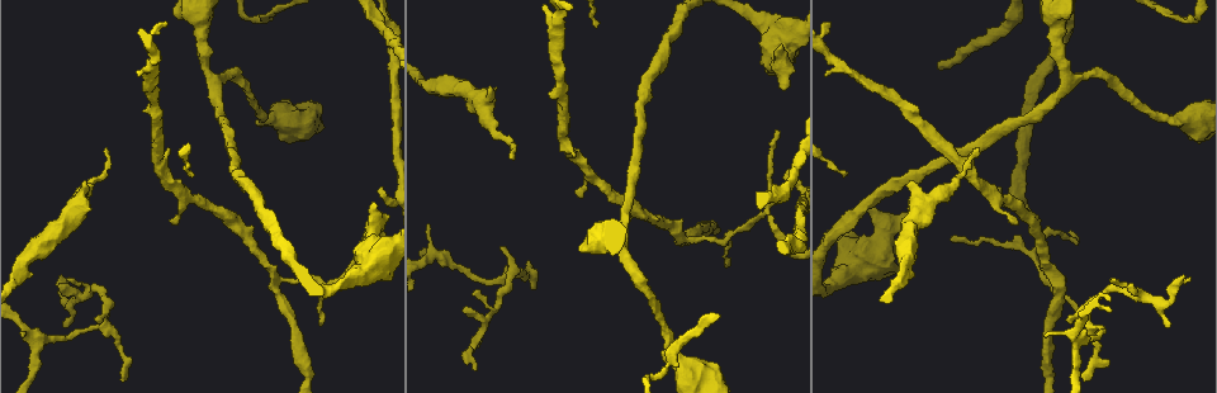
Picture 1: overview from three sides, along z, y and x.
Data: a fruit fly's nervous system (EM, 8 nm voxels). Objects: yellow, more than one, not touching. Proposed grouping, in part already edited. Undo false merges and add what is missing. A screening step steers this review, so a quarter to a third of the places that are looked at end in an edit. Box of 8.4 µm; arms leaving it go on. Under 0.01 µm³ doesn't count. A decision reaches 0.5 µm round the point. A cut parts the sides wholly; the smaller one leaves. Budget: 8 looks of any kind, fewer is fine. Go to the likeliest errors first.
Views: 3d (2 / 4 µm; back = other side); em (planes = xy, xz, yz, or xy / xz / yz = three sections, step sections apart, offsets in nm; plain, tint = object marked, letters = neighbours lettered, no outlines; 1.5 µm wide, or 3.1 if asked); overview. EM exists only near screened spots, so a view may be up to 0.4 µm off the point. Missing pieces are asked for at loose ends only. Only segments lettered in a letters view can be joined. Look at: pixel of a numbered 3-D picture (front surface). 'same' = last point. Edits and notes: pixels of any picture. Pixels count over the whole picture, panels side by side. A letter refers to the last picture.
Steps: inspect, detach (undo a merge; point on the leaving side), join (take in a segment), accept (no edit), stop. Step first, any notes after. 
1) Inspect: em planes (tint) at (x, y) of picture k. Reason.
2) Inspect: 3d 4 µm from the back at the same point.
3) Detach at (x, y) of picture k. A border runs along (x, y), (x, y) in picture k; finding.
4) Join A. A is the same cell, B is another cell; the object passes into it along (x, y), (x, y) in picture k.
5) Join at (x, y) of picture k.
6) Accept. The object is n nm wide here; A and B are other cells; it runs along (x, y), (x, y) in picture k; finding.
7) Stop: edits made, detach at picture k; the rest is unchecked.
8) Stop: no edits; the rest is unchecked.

Inspect: em planes (letters) at (490, 125) of picture 1.

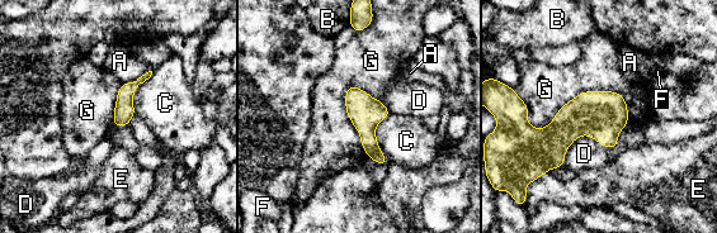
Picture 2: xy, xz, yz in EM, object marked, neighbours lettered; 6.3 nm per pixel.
Accept. A, B, C, D, E, F and G are other cells; a border runs along (609, 150), (579, 136), (564, 163) in picture 2; one neuron here.

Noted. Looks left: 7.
Inspect: em planes (plain) at (442, 255) of picture 1. Arms part here.

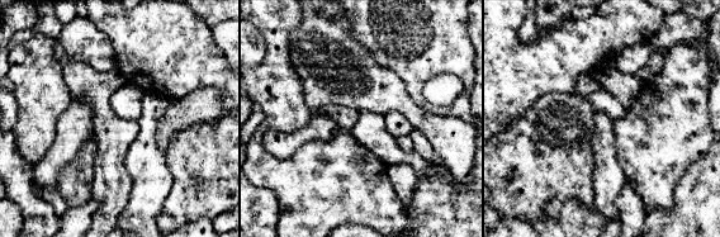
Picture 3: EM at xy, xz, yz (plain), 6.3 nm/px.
Inspect: em planes (tint) at the same point. With the object marked.

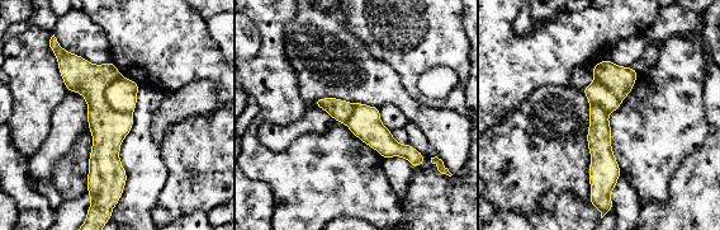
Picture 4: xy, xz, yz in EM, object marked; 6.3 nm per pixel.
Inspect: em planes (letters) at the same point.

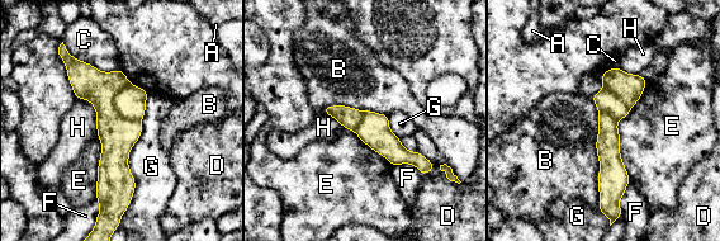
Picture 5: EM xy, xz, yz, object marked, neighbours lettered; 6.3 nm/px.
Detach at (118, 135) of picture 5. A, B, C, D, E, F, G and H are other cells; the part that leaves runs along (74, 62), (114, 131), (115, 197) in picture 5; two neurons meet here.

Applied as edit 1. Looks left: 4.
Inspect: overview.

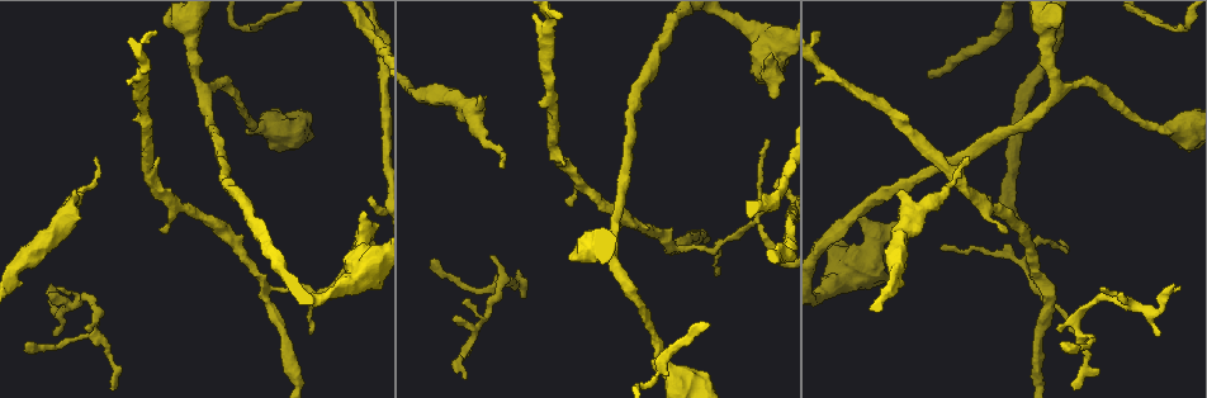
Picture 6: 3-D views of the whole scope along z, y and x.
Inspect: 3d 4 µm at (265, 285) of picture 6. Arms part here.

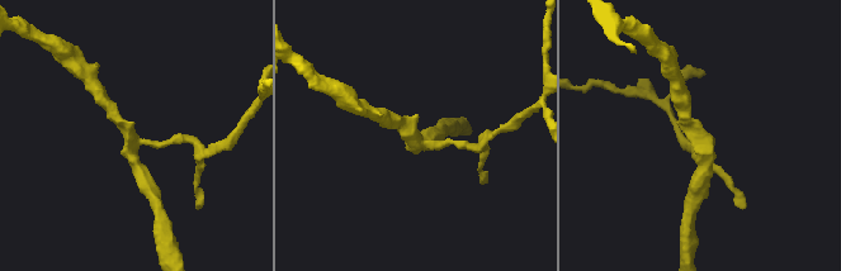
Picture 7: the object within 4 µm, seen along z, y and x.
Inspect: em xy step 8 (letters) at (133, 137) of picture 7. 3 arms meet here; shape alone is not enough.

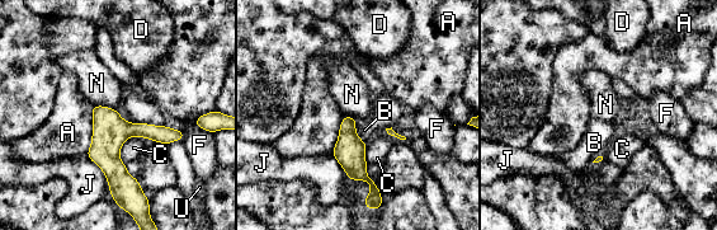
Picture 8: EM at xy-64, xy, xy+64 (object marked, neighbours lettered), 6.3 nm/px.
Accept. The longest contact is with J, 300 nm; A, B, C, D, F, J, N and U are other cells; a border runs along (144, 137), (123, 144), (123, 163) in picture 8; continuous, no second neuron.

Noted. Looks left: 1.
Stop: edits made, detach at picture 5; the rest is unchecked.

